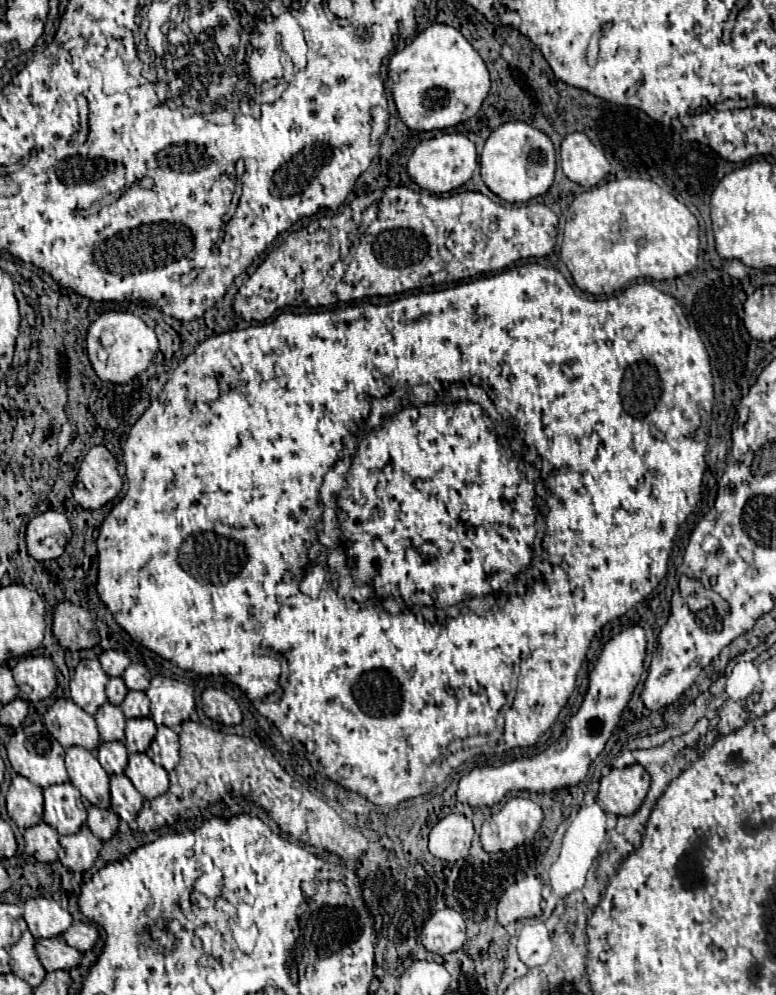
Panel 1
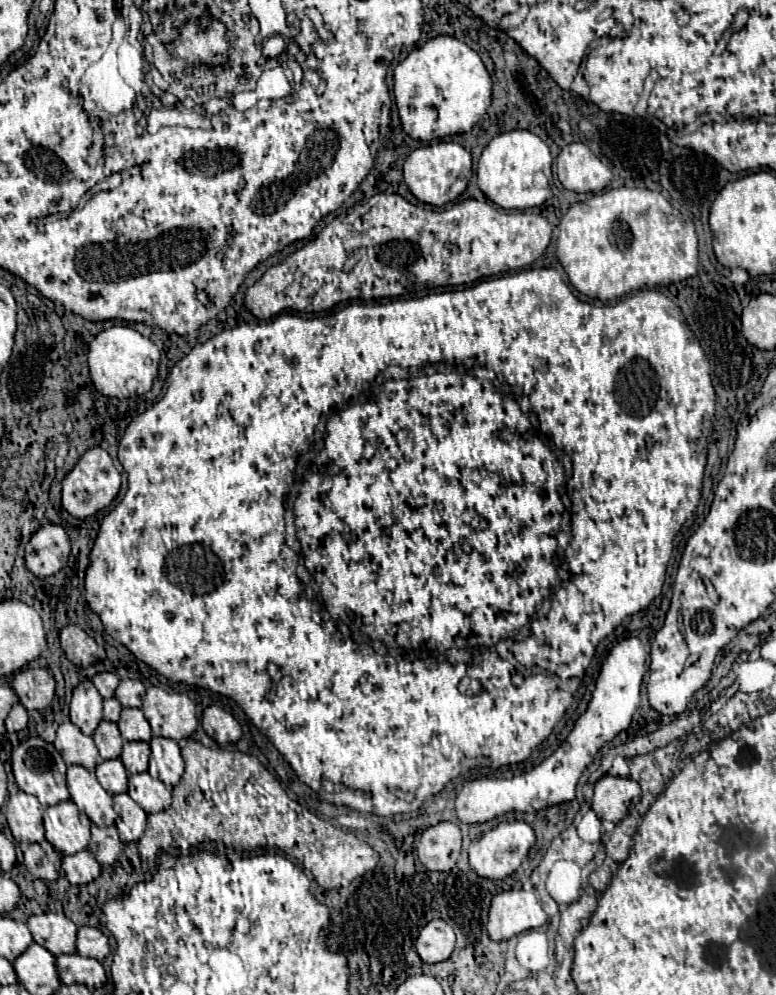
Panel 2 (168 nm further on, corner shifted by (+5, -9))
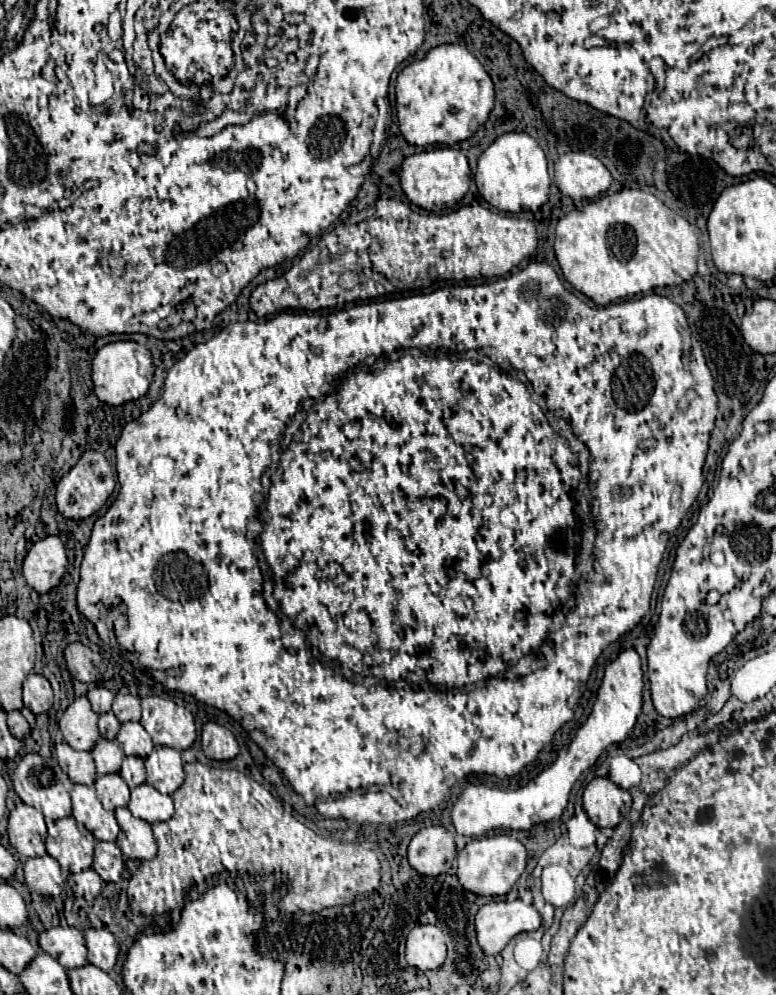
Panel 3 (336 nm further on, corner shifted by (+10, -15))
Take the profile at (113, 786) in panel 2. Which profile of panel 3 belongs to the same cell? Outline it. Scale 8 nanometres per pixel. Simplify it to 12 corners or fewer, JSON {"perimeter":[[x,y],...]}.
{"perimeter":[[101,774],[95,790],[107,810],[129,804],[129,788],[119,774]]}

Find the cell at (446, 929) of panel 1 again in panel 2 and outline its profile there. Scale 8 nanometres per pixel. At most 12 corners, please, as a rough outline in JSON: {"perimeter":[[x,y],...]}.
{"perimeter":[[432,920],[416,938],[416,952],[426,964],[450,958],[454,930]]}

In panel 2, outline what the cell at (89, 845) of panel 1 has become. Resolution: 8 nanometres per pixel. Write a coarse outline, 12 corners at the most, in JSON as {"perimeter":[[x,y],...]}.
{"perimeter":[[90,850],[64,856],[62,874],[84,886],[100,876]]}

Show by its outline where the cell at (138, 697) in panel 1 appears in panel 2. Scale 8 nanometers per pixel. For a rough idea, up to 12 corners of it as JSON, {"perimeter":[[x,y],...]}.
{"perimeter":[[124,708],[118,728],[128,742],[150,742],[140,708]]}

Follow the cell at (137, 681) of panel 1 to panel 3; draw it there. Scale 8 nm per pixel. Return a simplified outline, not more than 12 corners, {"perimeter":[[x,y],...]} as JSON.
{"perimeter":[[117,694],[113,714],[119,722],[141,718],[139,696]]}

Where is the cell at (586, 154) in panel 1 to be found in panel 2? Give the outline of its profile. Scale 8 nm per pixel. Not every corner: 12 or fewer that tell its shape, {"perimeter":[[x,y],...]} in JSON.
{"perimeter":[[582,142],[560,150],[562,186],[600,192],[612,172]]}

